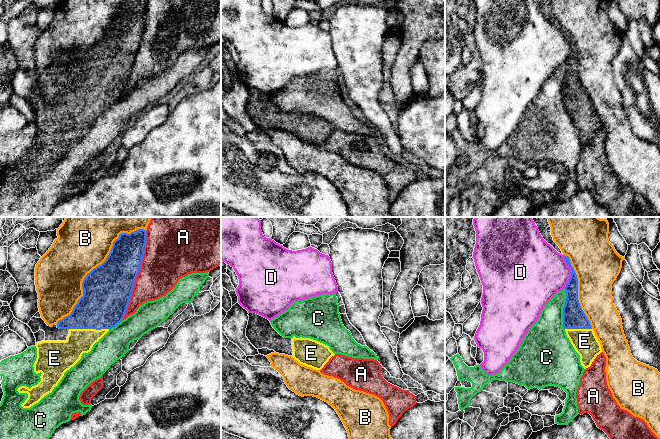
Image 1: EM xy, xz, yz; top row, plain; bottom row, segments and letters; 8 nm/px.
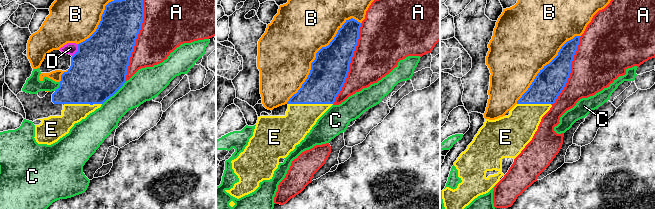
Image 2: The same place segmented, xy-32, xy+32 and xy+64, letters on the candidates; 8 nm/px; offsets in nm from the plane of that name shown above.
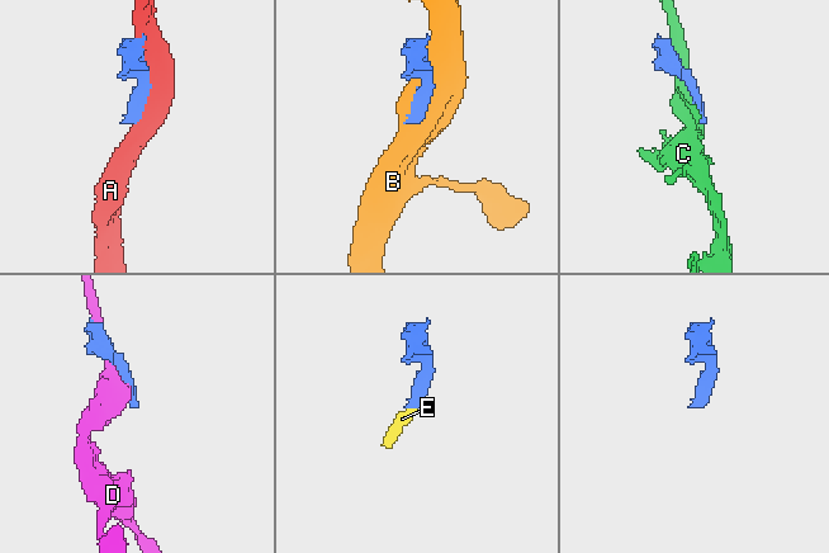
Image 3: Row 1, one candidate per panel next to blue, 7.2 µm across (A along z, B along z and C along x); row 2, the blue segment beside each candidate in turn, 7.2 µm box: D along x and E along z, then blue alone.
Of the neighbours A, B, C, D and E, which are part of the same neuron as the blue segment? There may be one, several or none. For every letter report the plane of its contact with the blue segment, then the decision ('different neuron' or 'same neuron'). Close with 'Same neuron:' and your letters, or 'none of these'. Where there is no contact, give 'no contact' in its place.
A: contact in xy; different neuron
B: contact in xy; different neuron
C: contact in yz; different neuron
D: contact in yz; different neuron
E: contact in xy; same neuron
Same neuron: E

